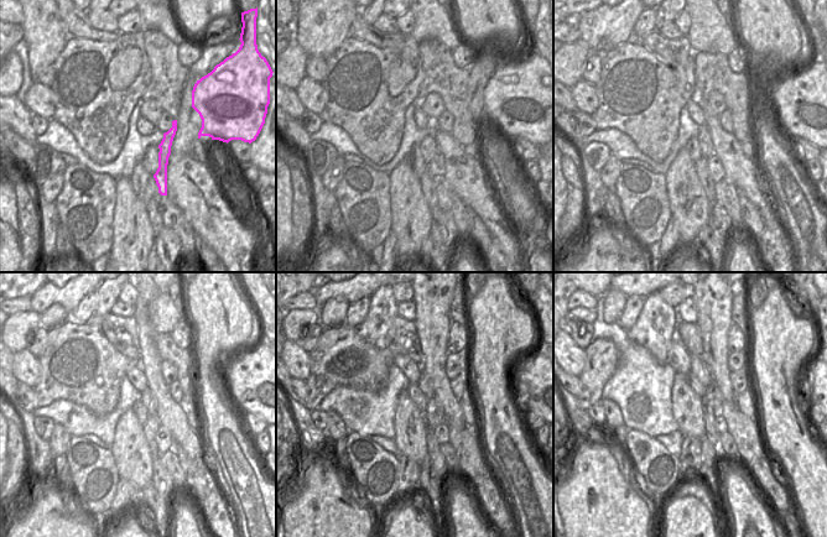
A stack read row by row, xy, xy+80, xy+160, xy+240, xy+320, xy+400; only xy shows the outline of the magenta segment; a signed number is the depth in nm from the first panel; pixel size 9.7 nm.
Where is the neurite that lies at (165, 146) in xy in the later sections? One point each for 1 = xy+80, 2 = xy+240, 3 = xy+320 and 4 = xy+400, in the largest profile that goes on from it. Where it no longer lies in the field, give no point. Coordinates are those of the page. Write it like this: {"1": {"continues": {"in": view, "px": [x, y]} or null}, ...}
{"1": {"continues": {"in": "xy+80", "px": [436, 167]}}, "2": {"continues": {"in": "xy+240", "px": [164, 437]}}, "3": {"continues": {"in": "xy+320", "px": [442, 436]}}, "4": {"continues": {"in": "xy+400", "px": [723, 429]}}}

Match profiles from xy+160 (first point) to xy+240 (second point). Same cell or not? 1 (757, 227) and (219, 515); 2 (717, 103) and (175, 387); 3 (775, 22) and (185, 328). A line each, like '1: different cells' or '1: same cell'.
1: different cells
2: different cells
3: different cells

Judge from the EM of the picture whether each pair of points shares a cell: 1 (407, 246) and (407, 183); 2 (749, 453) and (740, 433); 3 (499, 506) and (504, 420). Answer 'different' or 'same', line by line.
1: same
2: same
3: different

